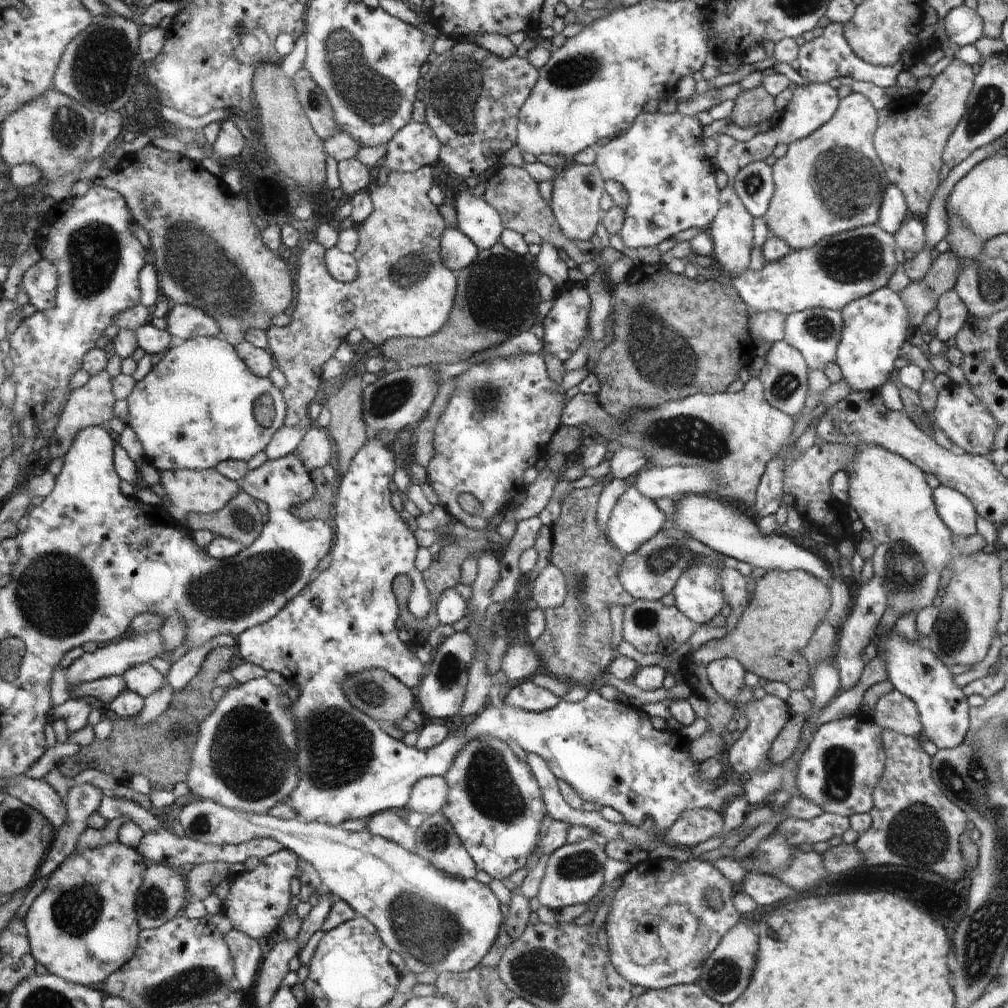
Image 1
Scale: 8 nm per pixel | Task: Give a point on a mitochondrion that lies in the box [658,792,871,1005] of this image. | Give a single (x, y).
(725, 975)

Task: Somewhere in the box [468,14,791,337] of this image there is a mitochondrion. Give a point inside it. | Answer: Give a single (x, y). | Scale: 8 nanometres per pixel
(577, 70)

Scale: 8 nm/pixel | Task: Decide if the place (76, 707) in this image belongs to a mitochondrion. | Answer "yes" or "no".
no

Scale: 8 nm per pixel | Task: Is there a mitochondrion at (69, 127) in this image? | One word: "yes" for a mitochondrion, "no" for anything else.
yes

